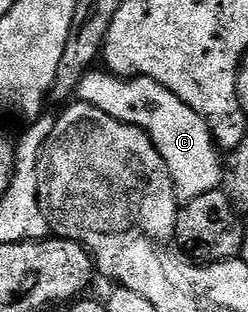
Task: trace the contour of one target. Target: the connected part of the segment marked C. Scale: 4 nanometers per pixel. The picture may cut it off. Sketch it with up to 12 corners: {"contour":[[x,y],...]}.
{"contour":[[91,69],[81,102],[136,125],[177,198],[223,186],[208,125],[164,85]]}

